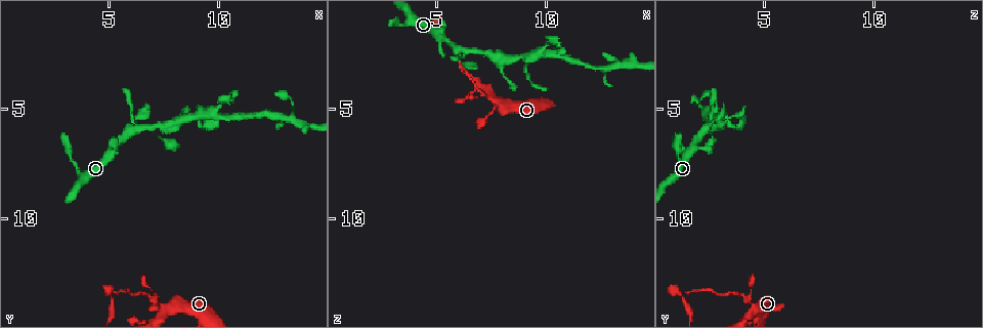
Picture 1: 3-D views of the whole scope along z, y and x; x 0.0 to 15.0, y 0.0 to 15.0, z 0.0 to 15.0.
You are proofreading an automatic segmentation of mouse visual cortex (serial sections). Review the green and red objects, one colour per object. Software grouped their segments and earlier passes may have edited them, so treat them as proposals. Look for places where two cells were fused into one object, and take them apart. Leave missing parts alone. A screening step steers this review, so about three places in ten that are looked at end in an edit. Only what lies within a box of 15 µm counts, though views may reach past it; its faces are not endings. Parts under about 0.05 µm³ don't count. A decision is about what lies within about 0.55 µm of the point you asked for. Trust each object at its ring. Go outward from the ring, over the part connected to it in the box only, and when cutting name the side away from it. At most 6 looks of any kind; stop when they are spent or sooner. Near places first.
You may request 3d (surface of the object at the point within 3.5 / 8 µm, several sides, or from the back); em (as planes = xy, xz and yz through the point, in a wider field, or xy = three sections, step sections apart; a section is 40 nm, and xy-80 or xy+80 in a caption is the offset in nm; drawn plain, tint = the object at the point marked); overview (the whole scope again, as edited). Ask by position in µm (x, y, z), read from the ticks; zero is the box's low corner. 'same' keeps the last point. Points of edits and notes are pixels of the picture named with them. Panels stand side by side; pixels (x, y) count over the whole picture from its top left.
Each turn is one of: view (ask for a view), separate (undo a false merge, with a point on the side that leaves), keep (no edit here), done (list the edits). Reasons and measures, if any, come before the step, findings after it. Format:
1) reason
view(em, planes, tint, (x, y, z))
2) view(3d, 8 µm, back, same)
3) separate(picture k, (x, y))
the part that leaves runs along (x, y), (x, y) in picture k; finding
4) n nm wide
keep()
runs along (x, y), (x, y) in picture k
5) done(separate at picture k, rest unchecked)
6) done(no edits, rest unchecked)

small branch off a trunk
view(3d, 3.5 µm, (6.9, 5.9, 2.4))

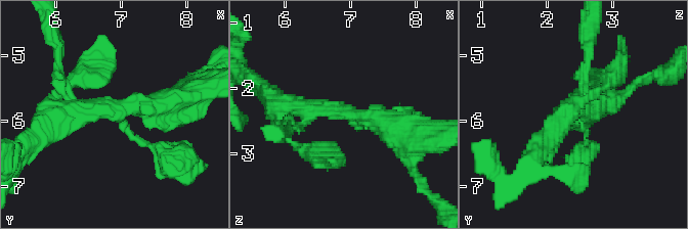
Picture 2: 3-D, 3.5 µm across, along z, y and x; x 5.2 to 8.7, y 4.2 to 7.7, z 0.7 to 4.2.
3 arms; arms of 100, 300, 450 nm
view(em, xy, step 3, plain, (6.95, 5.80, 2.40))

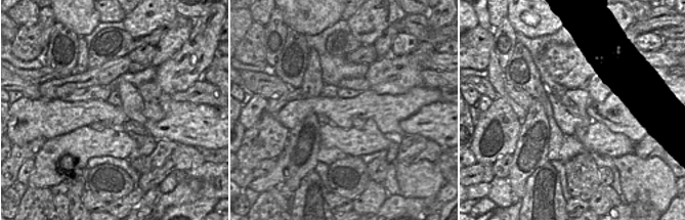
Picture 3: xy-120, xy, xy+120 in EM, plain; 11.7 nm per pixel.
view(em, xy, step 3, tint, same)

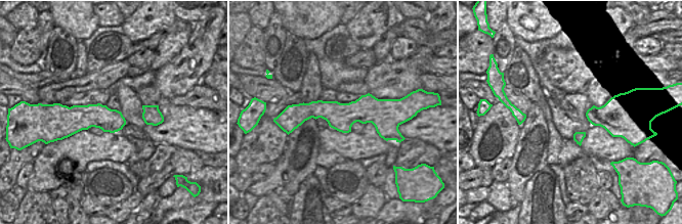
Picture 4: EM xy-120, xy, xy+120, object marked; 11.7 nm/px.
keep()
runs along (283, 102), (374, 116), (409, 139) in picture 2; all the same cell

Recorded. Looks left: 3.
sharp bend
view(3d, 3.5 µm, (13.3, 5.4, 3.0))

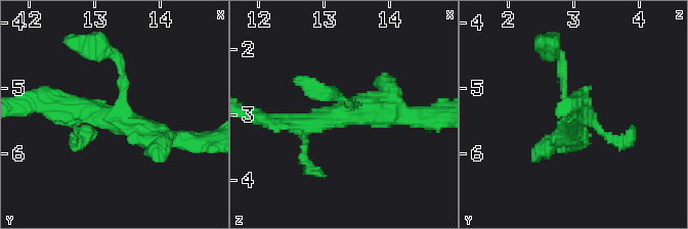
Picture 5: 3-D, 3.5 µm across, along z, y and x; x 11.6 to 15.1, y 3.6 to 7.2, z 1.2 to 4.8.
4 arms; arms of 100, 250, 250, 350 nm
view(em, planes, tint, (13.25, 5.45, 2.95))

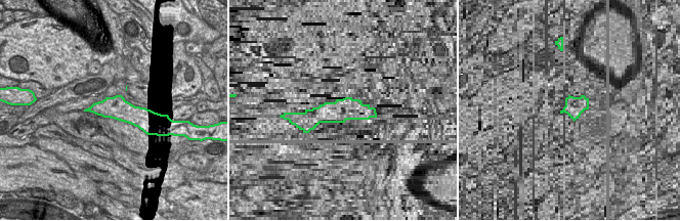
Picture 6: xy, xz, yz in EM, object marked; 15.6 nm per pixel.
keep()
runs along (49, 101), (175, 139) in picture 5; all the same cell

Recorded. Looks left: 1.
done(no edits, rest unchecked)

